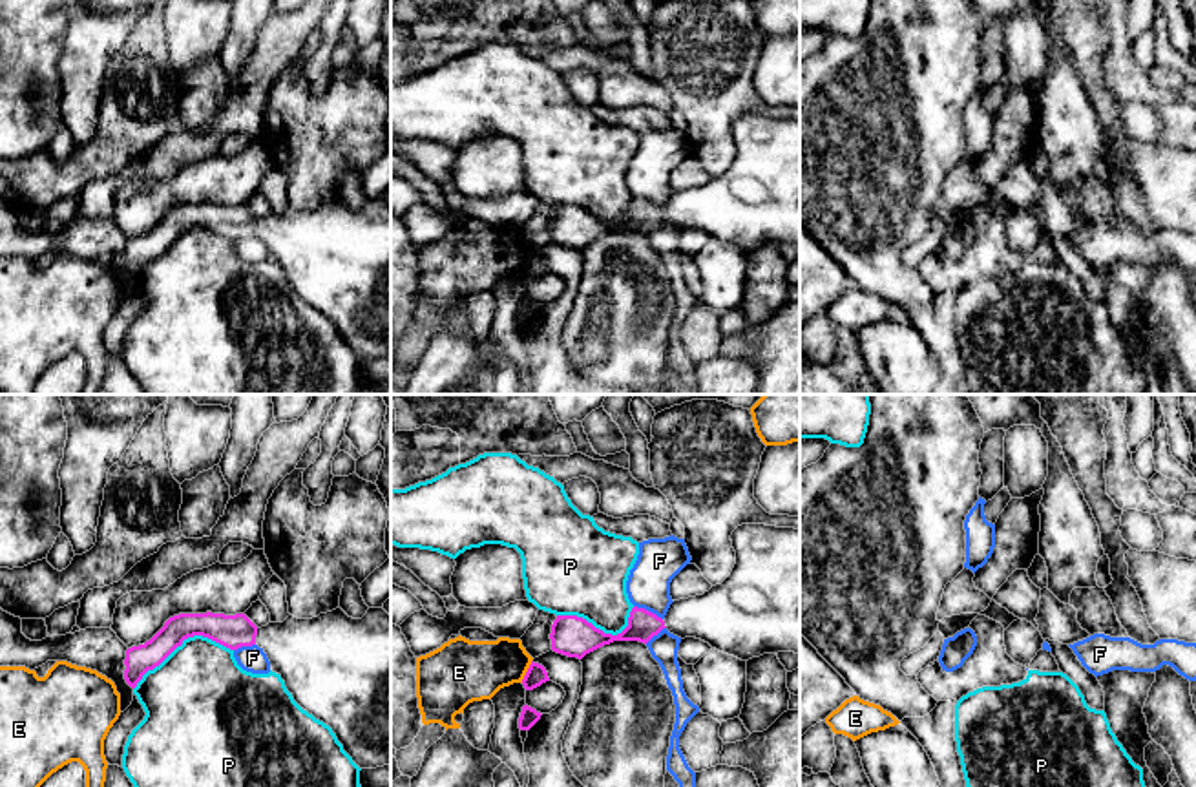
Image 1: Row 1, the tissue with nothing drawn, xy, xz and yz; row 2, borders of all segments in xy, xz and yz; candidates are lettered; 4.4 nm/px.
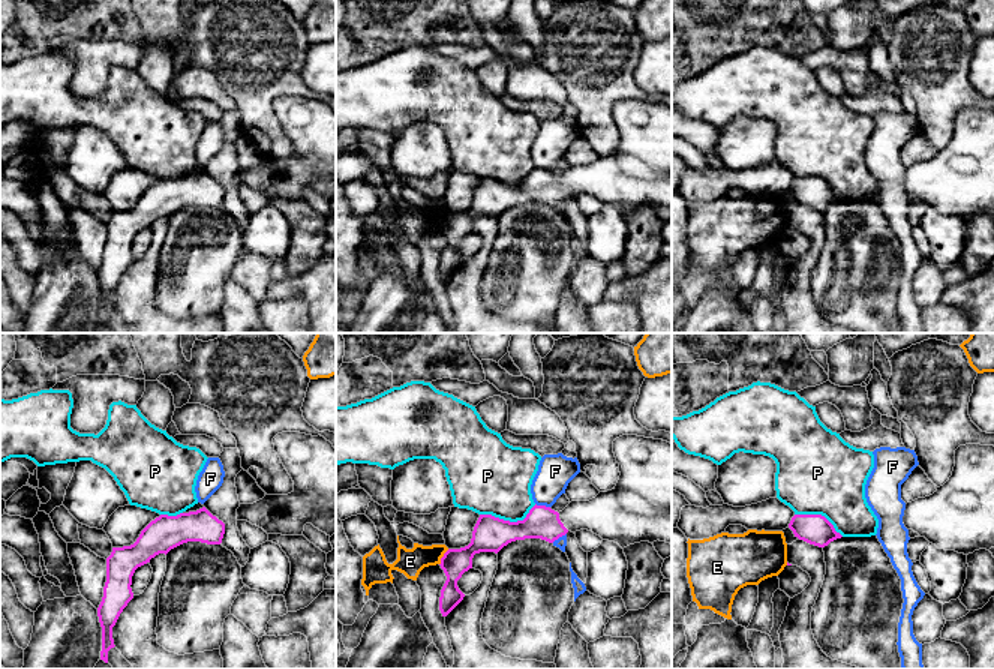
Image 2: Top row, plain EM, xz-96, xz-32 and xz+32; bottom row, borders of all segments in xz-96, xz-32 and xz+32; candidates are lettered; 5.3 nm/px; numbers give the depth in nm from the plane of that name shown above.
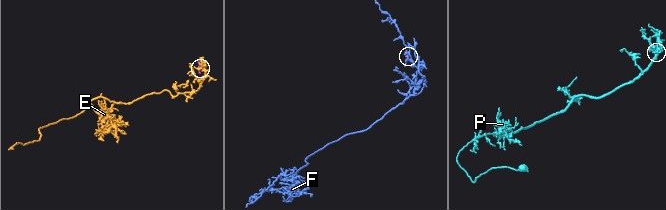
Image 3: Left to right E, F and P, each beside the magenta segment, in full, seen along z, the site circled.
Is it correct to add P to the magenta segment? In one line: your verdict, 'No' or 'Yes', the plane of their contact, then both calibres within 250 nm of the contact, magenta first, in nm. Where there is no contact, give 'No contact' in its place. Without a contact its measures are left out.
No. Touches magenta in xy. Thickness 140 nm (magenta) against 440 nm

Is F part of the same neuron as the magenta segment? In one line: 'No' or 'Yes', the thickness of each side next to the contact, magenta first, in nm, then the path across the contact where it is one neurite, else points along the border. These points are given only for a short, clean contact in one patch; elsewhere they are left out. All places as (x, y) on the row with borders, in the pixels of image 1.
No. Thickness 140 nm (magenta) against 190 nm. Boundary: xz (634, 605), (654, 612), (661, 619)

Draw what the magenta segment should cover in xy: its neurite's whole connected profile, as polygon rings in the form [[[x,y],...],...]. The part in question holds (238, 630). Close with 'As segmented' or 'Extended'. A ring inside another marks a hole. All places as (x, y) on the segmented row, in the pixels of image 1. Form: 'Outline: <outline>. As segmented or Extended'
Outline: [[[341,608],[312,619],[289,615],[283,623],[261,628],[245,614],[179,614],[150,641],[126,650],[126,683],[135,688],[148,670],[159,666],[194,635],[208,637],[230,650],[257,645],[294,701],[332,729],[360,769],[391,765],[391,615],[383,608],[369,608],[362,619],[349,617]]]. Extended

